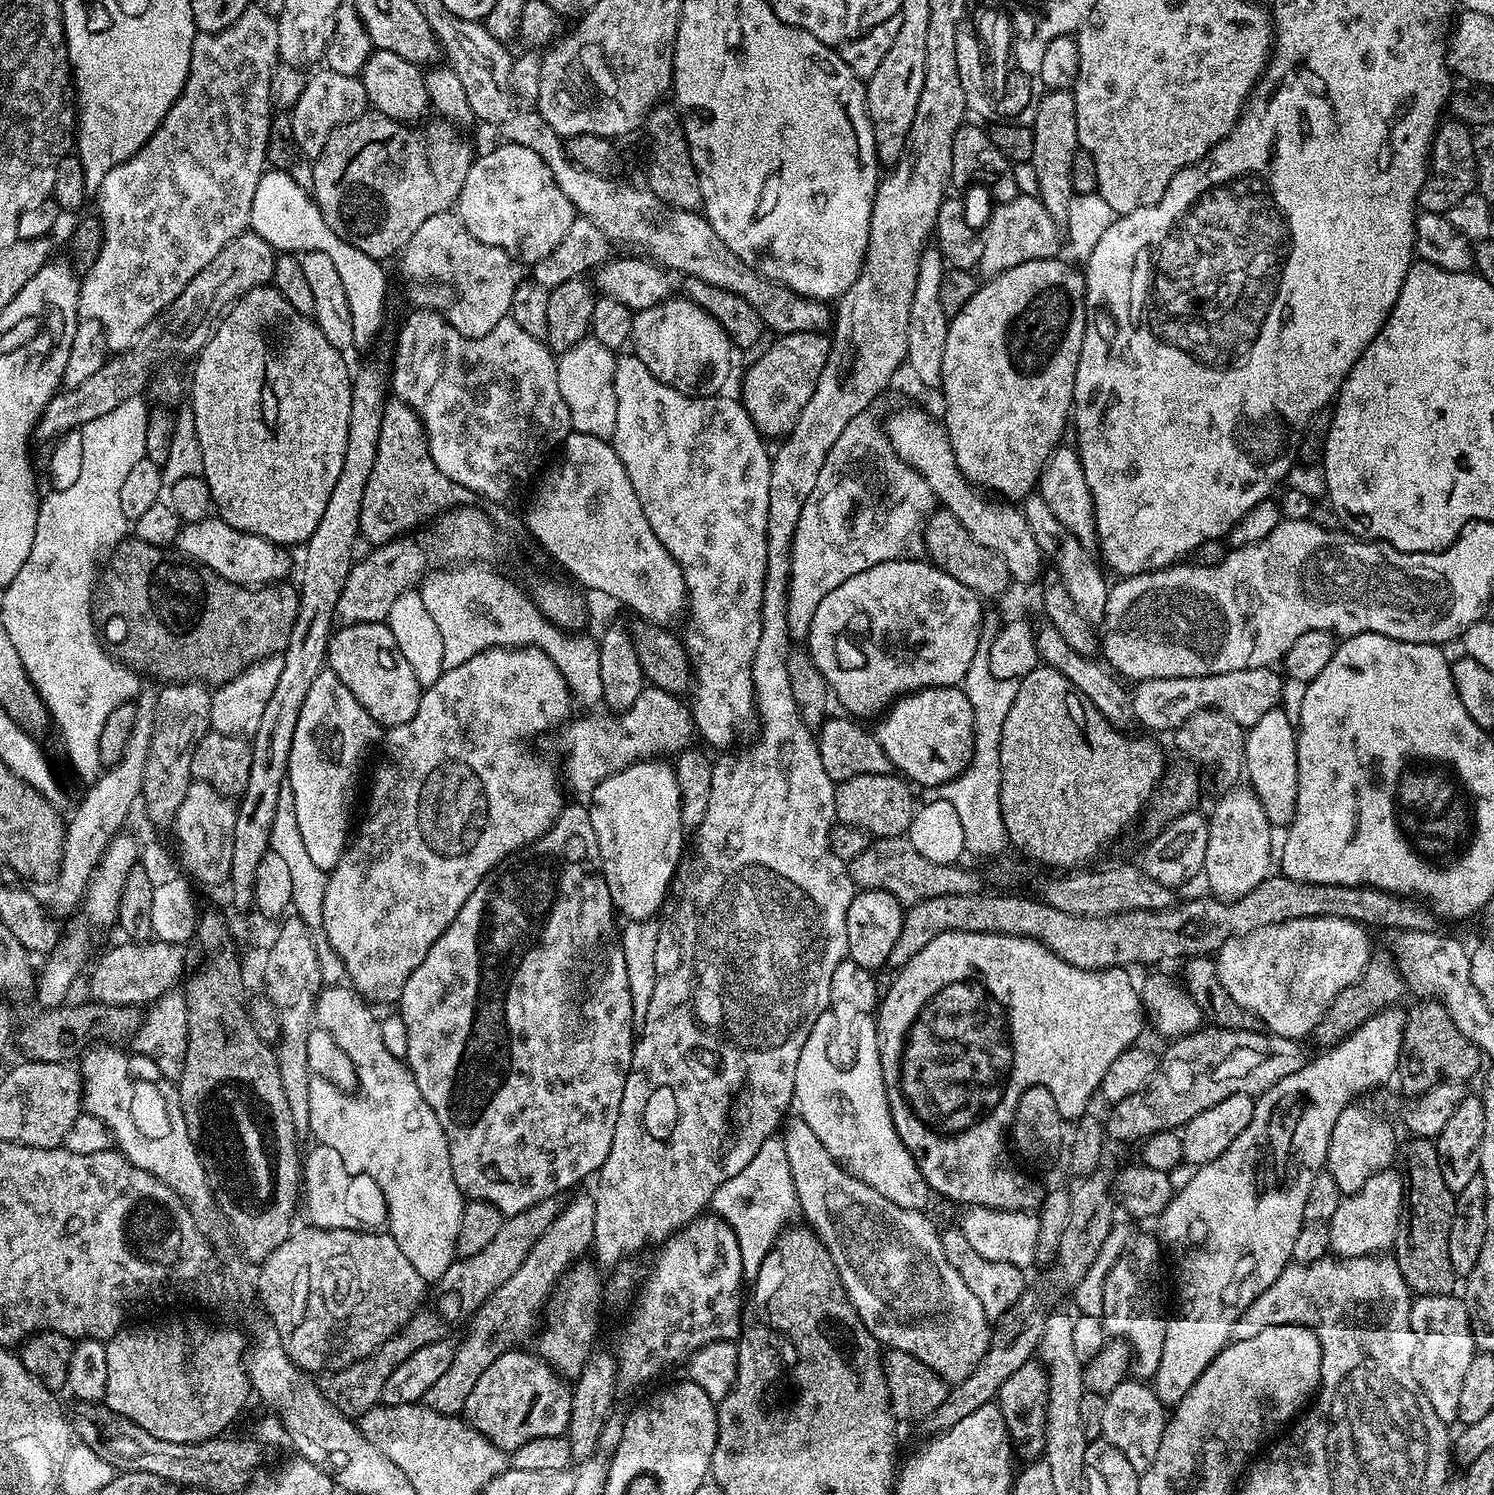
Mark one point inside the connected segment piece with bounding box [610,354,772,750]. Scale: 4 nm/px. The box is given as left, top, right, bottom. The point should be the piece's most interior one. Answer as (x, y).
(699, 466)

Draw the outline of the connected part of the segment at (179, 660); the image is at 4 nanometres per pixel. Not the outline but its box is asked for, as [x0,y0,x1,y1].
[94,538,300,686]

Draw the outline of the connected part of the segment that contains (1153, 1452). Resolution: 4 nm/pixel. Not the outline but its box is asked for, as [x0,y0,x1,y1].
[1100,1378,1166,1473]

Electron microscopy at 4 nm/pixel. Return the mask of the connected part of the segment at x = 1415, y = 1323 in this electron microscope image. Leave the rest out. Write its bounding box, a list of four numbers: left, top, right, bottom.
[1410,1294,1478,1425]

